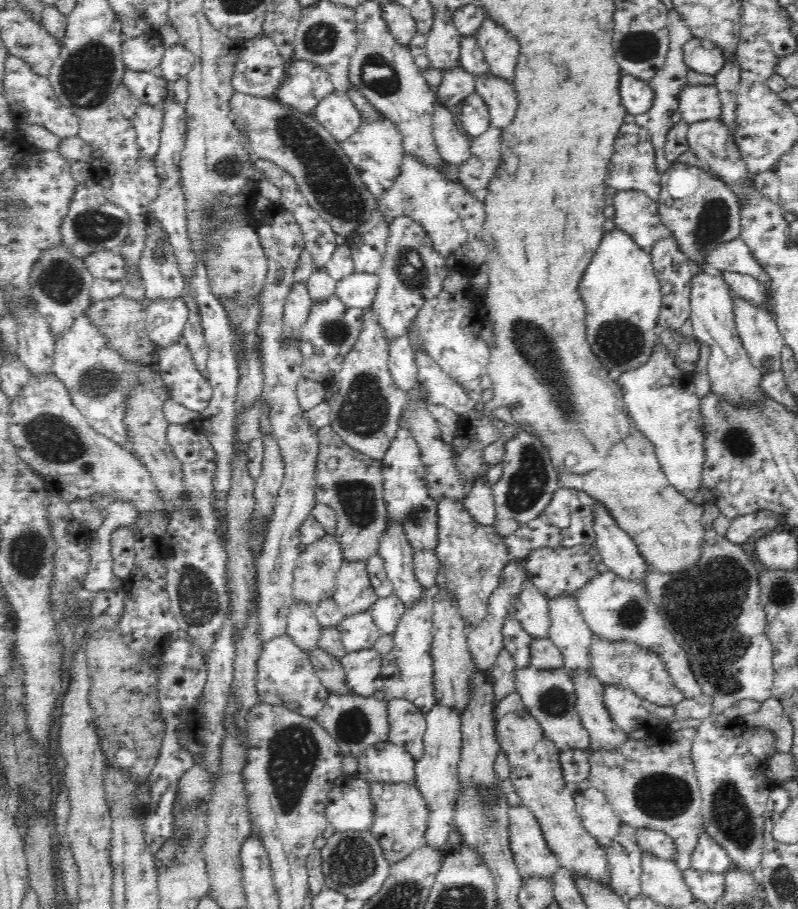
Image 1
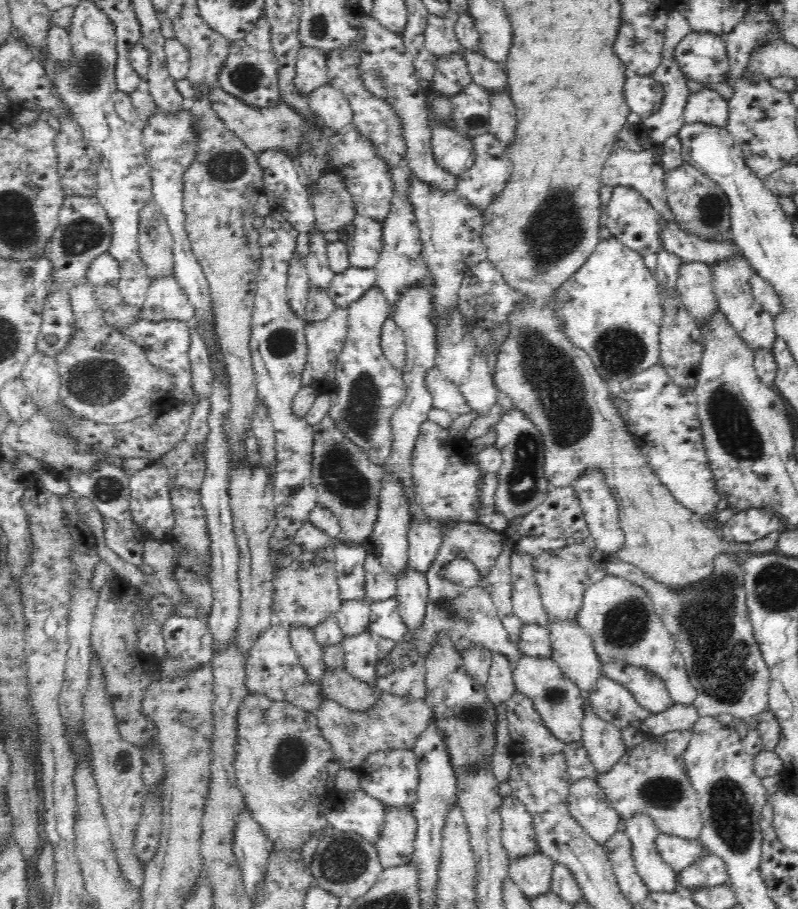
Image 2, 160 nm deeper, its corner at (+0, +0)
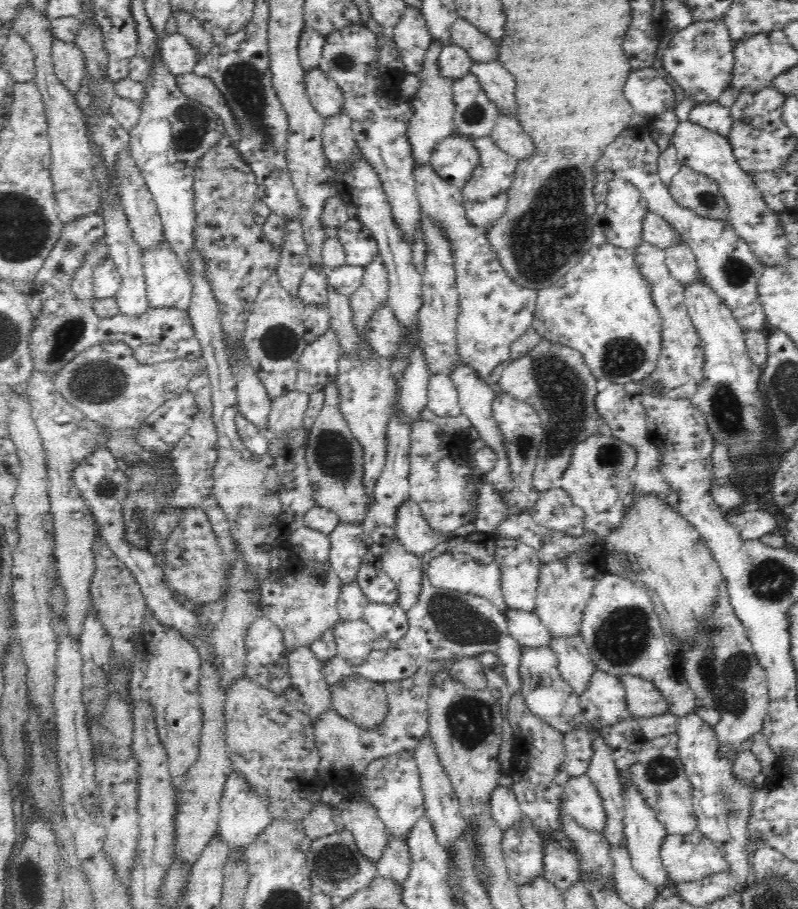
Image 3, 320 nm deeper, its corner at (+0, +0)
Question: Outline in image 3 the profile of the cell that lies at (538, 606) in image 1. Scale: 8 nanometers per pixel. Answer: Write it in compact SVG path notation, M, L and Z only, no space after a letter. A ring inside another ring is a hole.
M495 538L494 561L497 562L501 572L502 593L509 609L522 611L535 611L541 568L540 554L530 545L524 544L520 539Z

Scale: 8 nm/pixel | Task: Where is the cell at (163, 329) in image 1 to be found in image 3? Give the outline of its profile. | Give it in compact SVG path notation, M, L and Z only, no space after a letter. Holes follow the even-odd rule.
M166 241L148 250L142 249L142 265L149 308L190 308L192 283L188 271Z

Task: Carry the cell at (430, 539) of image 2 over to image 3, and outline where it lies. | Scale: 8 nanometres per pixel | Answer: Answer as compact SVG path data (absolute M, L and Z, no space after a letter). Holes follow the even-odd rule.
M411 498L397 508L396 538L414 555L424 558L440 543L447 540L441 532L434 532L422 516L420 505Z

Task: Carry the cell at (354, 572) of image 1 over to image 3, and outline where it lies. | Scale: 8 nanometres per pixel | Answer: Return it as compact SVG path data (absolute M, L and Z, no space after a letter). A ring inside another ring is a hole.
M340 522L329 534L331 547L328 561L343 583L357 578L363 556L369 551L362 533L362 524Z

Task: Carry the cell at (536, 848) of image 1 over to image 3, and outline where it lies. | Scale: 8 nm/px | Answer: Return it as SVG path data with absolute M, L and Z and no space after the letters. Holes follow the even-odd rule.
M497 786L489 800L493 819L504 832L507 828L517 825L524 818L519 802L511 787Z

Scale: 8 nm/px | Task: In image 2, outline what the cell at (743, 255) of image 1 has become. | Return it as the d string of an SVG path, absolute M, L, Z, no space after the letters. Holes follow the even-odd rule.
M674 222L663 228L661 239L664 251L674 253L682 261L701 262L708 266L718 261L729 261L741 251L733 243L716 243L690 235Z

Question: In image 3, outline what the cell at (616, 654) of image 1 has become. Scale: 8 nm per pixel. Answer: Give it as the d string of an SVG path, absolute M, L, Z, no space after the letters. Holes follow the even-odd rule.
M638 675L620 676L625 686L627 709L633 718L650 718L664 714L668 703L650 680Z

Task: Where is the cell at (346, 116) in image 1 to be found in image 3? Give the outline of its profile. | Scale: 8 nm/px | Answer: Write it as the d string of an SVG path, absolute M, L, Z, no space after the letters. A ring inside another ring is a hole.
M322 69L305 71L305 87L313 108L324 118L344 112L342 89Z

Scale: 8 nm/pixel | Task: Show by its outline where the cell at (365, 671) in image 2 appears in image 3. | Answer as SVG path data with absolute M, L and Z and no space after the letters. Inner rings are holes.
M363 619L340 621L333 628L337 656L344 658L352 666L364 664L377 639L373 629Z

